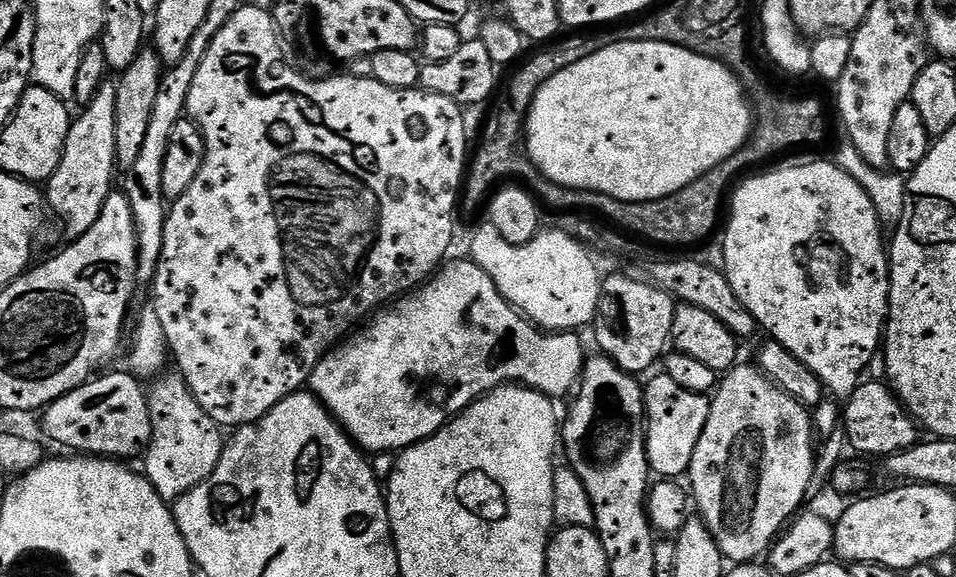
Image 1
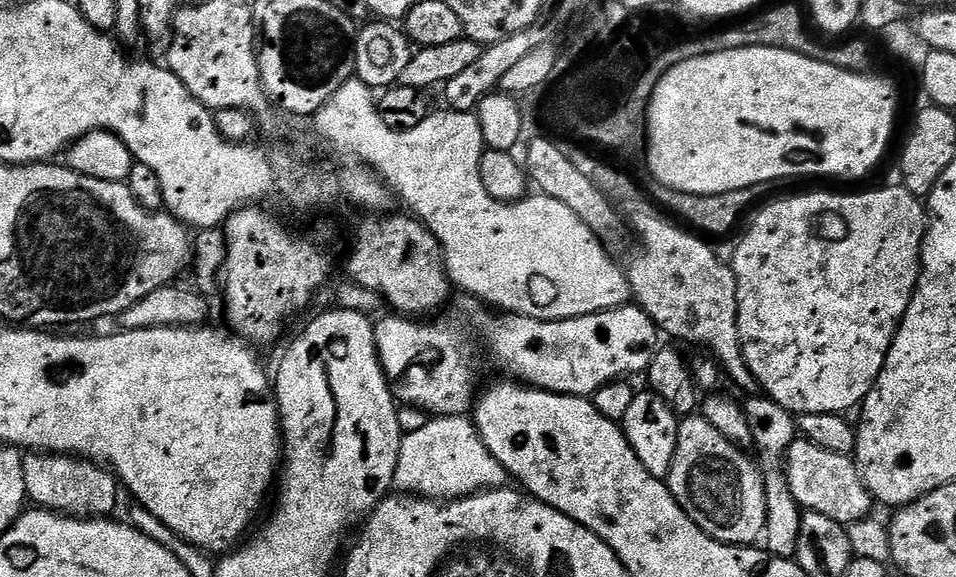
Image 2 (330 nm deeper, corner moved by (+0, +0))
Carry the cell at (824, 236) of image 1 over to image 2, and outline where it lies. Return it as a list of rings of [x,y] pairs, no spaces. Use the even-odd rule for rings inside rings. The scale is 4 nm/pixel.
[[[875,192],[868,196],[856,196],[856,200],[840,200],[840,196],[808,196],[808,200],[796,200],[790,206],[771,208],[764,216],[758,217],[756,224],[750,226],[748,240],[737,247],[730,267],[736,279],[736,325],[740,349],[746,366],[754,374],[757,385],[767,399],[793,414],[848,414],[852,407],[855,409],[863,405],[874,382],[878,382],[878,374],[882,374],[886,354],[912,301],[920,277],[920,251],[924,245],[925,231],[925,205],[914,194],[904,192]]]

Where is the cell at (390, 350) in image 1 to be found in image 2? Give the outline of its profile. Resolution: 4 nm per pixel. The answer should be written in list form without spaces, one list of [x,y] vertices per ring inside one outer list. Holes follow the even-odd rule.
[[[457,295],[456,309],[445,320],[432,318],[425,322],[403,314],[388,314],[385,320],[376,320],[376,353],[392,394],[401,405],[420,408],[433,417],[462,416],[473,407],[478,396],[476,368],[472,365],[472,335],[477,332],[488,352],[505,368],[513,381],[523,382],[543,392],[559,392],[562,396],[591,397],[592,393],[621,378],[632,378],[635,372],[647,373],[658,347],[656,324],[639,306],[610,308],[589,316],[575,316],[569,320],[539,320],[519,316],[513,312],[493,313],[481,301],[467,295]]]

